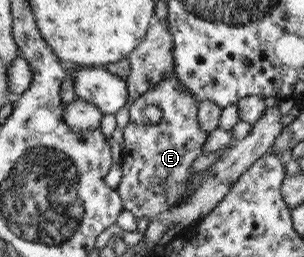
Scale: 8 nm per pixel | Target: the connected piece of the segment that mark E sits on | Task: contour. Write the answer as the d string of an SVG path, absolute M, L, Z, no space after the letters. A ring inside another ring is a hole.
M175 71L141 94L130 107L130 115L128 126L122 129L125 145L122 146L122 177L117 191L124 198L125 209L131 211L133 217L153 220L190 197L194 186L190 179L199 178L192 166L204 153L208 133L201 127L198 99L182 84ZM149 105L159 107L163 113L156 125L145 120L143 109Z

